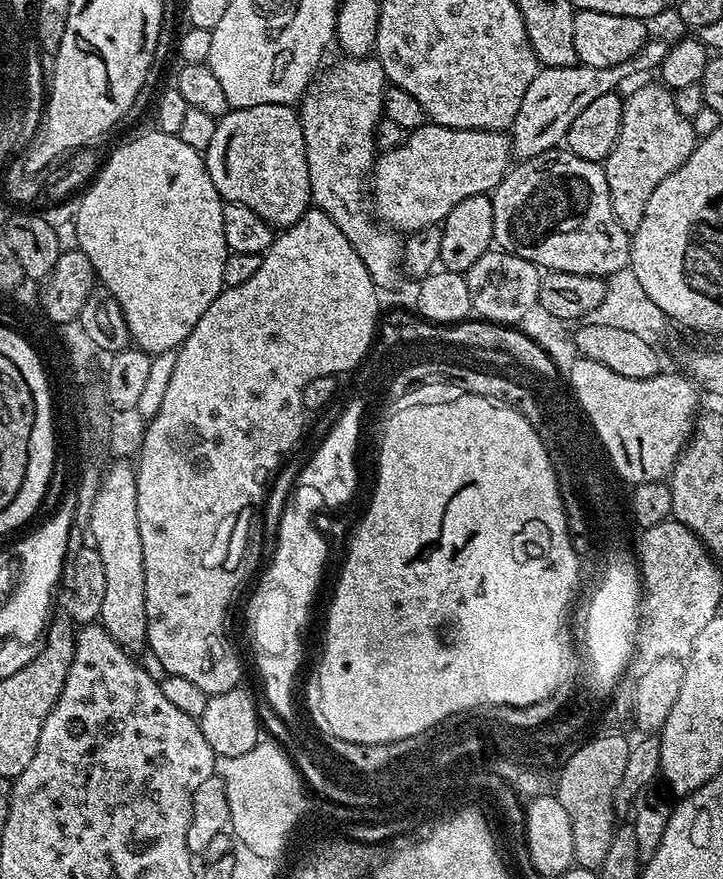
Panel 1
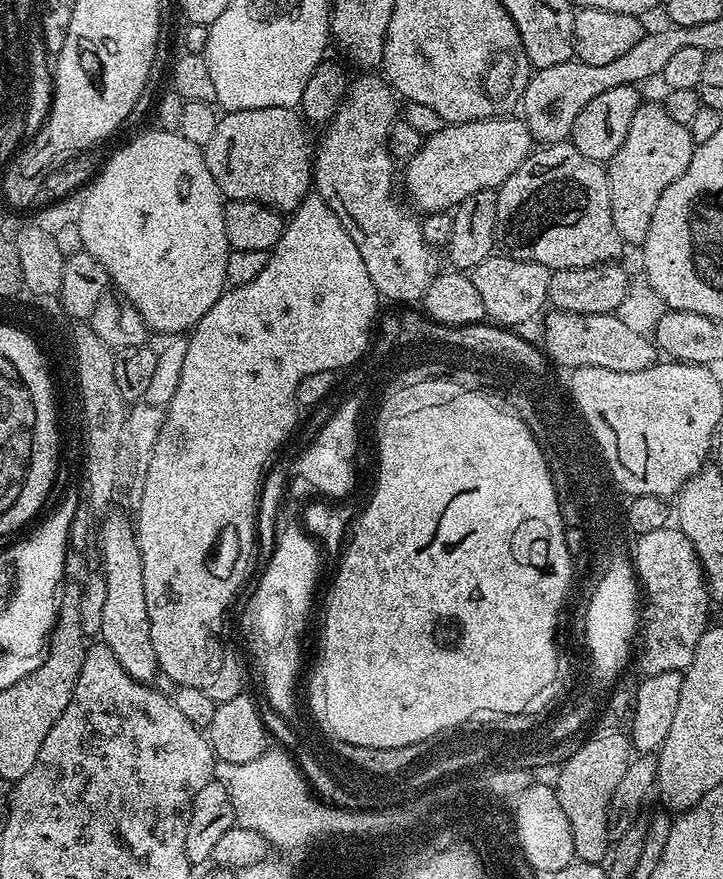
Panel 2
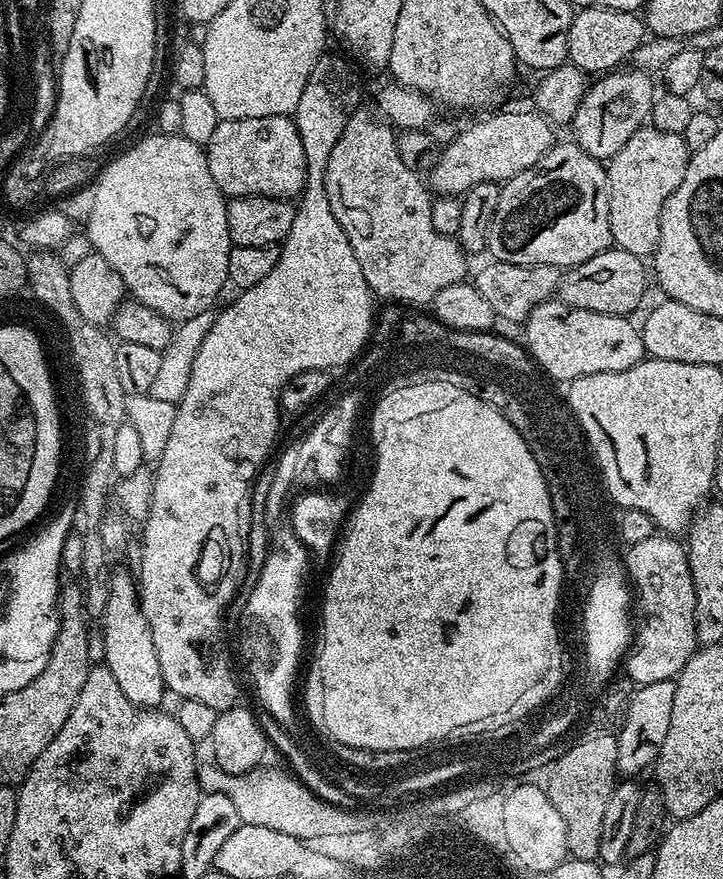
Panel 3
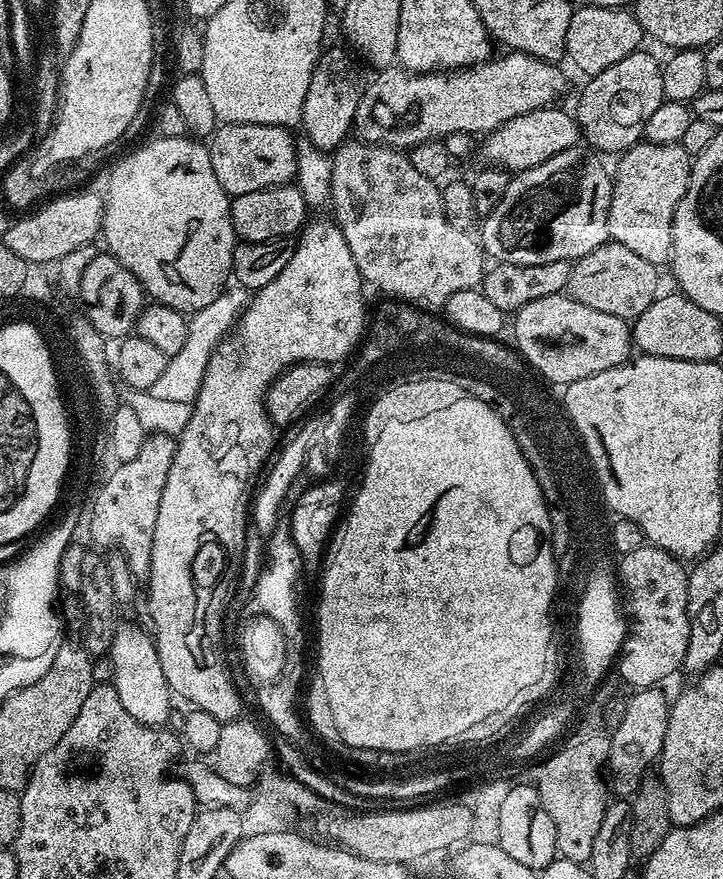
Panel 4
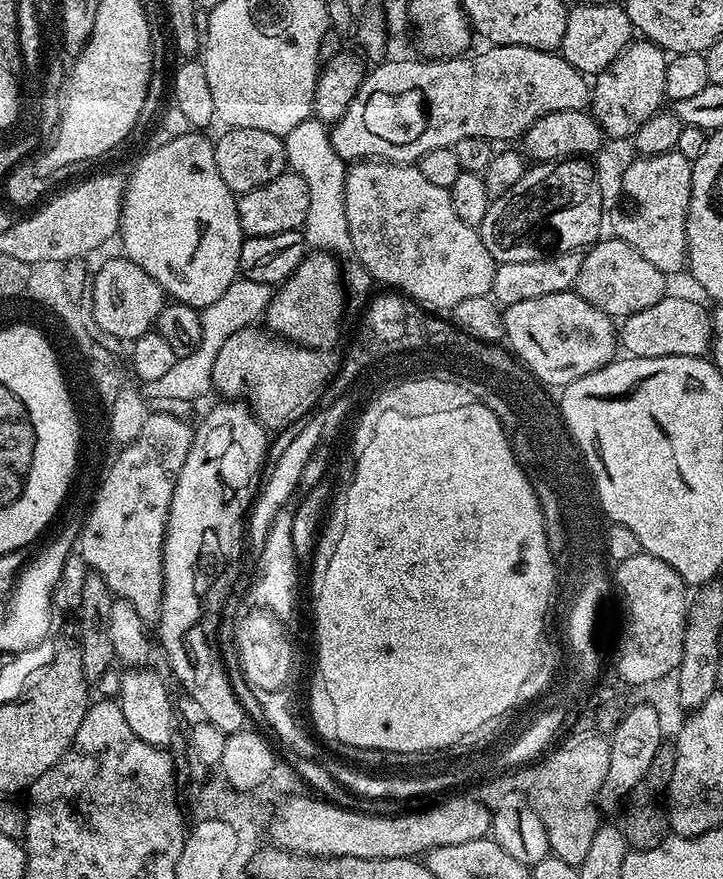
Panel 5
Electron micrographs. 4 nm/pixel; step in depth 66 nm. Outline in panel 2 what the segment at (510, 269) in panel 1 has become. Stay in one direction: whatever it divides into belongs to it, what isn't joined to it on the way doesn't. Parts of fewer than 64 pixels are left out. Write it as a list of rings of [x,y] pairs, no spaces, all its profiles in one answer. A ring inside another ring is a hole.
[[[493,254],[471,269],[470,275],[478,295],[482,298],[485,317],[497,326],[524,324],[536,315],[539,317],[548,304],[548,287],[552,272],[538,262],[515,260],[507,254]]]

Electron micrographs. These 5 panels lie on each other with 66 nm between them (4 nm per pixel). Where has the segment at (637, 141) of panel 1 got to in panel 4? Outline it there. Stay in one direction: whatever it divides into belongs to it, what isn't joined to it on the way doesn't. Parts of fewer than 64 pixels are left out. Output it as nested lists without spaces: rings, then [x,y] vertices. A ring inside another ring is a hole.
[[[641,142],[619,157],[616,172],[611,173],[612,197],[608,211],[608,235],[611,243],[626,246],[657,266],[667,265],[672,255],[674,210],[686,194],[693,157],[681,144]]]

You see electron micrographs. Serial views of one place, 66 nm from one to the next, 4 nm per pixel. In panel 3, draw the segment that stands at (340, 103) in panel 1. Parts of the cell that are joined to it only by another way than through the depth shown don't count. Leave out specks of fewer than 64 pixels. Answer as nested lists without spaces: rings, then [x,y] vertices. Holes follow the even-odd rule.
[[[357,110],[346,122],[326,164],[326,198],[330,202],[330,210],[334,210],[334,218],[338,218],[338,226],[342,226],[342,230],[346,230],[346,238],[350,238],[358,266],[362,266],[362,278],[366,278],[373,297],[380,299],[381,296],[388,300],[384,302],[395,302],[400,306],[428,306],[438,290],[465,279],[469,257],[459,240],[434,230],[434,222],[430,222],[434,196],[429,185],[420,181],[423,180],[421,173],[398,158],[397,133],[393,125],[373,116]]]

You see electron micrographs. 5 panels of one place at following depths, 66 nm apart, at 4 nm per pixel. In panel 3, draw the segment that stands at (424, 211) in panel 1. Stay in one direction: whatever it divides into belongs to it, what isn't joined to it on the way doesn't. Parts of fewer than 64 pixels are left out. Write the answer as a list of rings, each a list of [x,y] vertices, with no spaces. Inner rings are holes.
[[[496,110],[485,120],[476,120],[469,128],[461,127],[449,144],[443,145],[440,158],[430,173],[433,193],[459,197],[478,182],[500,184],[505,180],[530,170],[538,158],[542,158],[554,143],[553,125],[548,117],[535,110],[529,112],[504,112]]]

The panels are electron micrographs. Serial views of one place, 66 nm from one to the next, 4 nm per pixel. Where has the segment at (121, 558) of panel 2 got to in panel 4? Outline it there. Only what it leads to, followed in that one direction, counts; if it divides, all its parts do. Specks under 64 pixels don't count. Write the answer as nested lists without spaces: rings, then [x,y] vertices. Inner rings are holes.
[[[122,623],[115,629],[110,651],[112,675],[110,683],[116,689],[118,702],[126,706],[130,718],[136,718],[148,728],[160,728],[168,720],[174,693],[169,690],[166,674],[162,674],[162,662],[158,662],[158,650],[153,637],[136,624]]]

